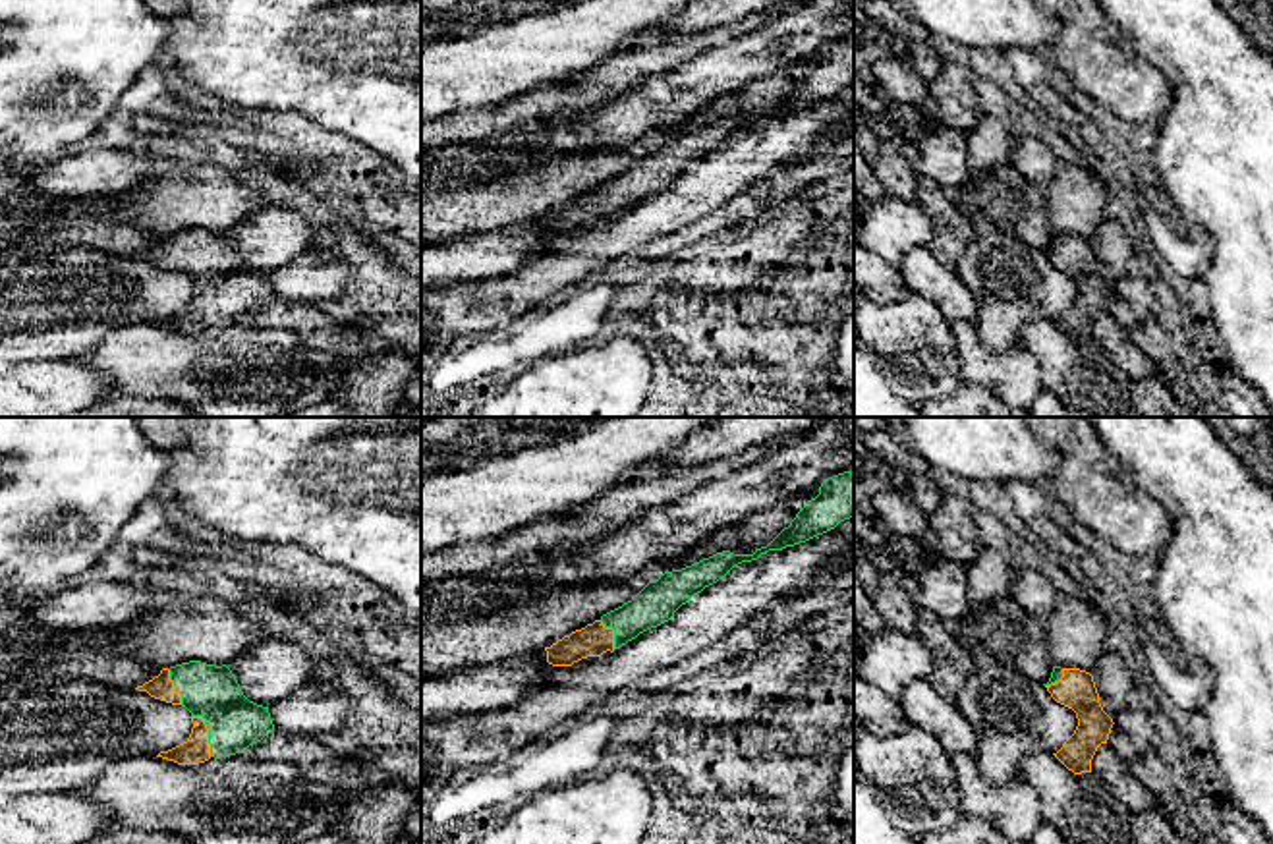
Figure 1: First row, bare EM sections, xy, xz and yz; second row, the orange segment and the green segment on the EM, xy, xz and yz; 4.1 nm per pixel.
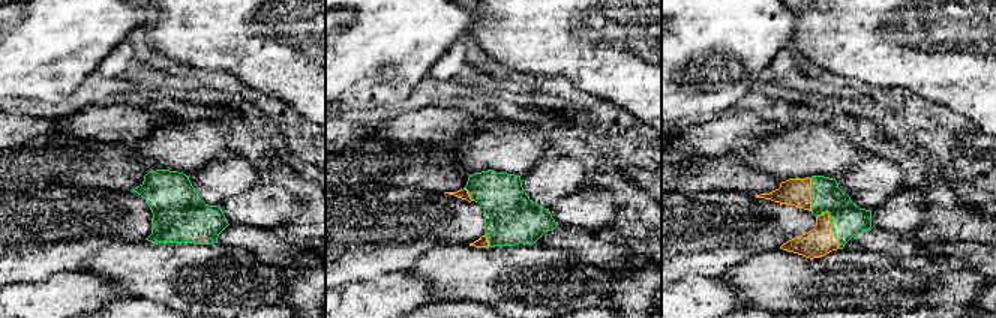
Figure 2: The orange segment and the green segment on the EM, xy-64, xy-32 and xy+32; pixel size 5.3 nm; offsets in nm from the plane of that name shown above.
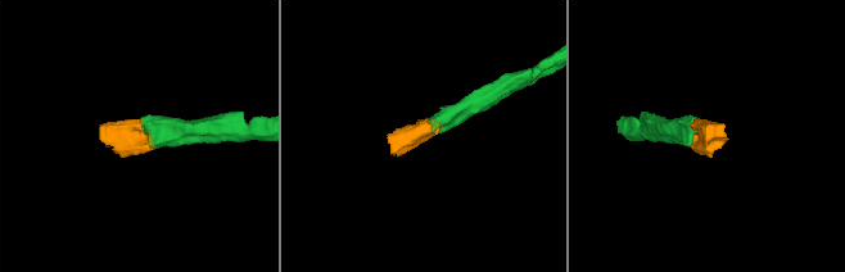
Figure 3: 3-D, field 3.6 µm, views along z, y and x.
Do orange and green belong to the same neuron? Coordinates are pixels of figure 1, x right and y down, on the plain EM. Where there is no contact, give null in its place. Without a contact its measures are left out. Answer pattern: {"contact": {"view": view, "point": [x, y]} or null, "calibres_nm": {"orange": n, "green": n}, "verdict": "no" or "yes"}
{"contact": {"view": "xy", "point": [207, 300]}, "calibres_nm": {"orange": 110, "green": 220}, "verdict": "yes"}

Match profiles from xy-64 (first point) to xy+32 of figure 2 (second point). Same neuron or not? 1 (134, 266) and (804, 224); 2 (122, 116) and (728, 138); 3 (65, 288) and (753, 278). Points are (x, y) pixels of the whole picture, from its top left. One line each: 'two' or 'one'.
1: two
2: one
3: two

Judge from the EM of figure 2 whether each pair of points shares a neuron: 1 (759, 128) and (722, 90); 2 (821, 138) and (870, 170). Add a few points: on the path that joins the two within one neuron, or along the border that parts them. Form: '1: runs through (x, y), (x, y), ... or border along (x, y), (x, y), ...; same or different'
1: border along (729, 110), (720, 114); different
2: border along (869, 155), (836, 179); different

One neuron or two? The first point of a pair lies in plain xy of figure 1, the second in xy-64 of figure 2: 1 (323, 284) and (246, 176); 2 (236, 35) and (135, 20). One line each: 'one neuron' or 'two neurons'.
1: two neurons
2: two neurons

